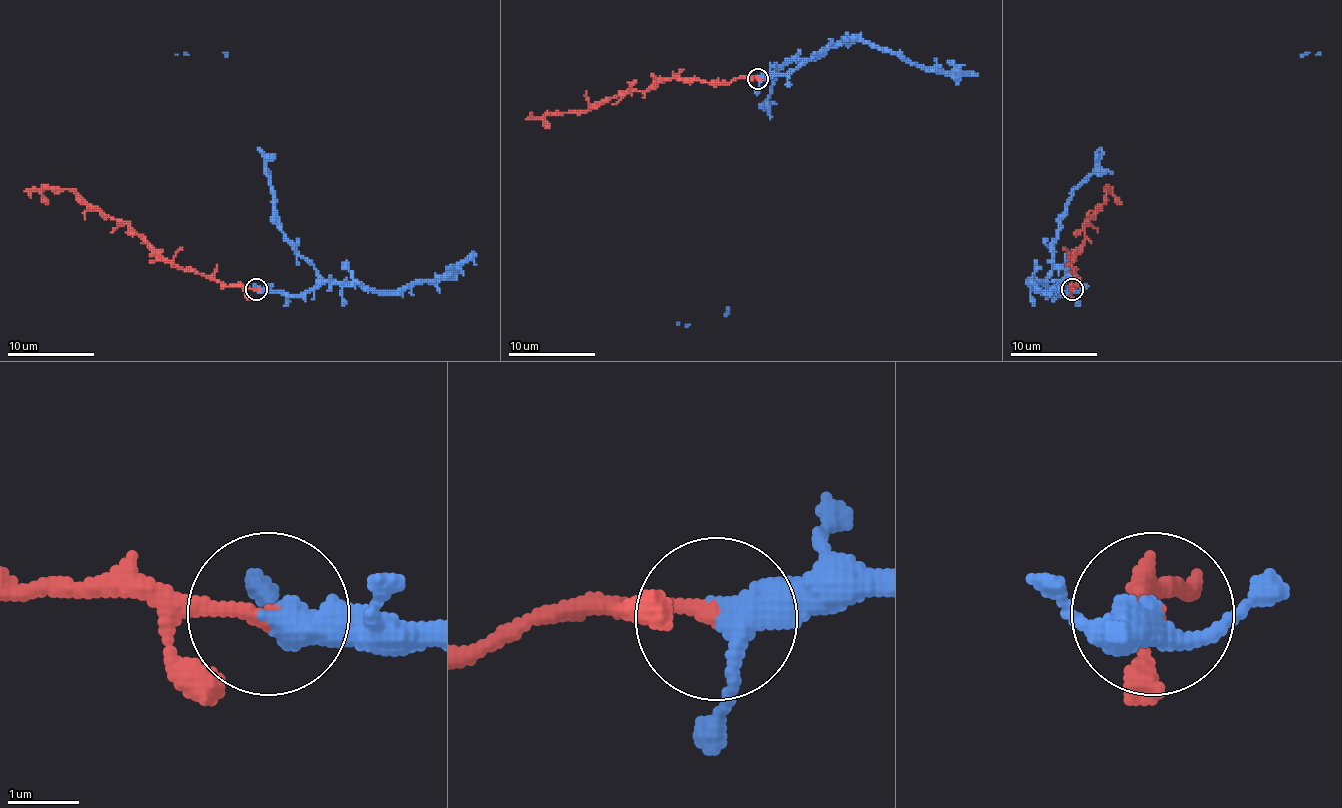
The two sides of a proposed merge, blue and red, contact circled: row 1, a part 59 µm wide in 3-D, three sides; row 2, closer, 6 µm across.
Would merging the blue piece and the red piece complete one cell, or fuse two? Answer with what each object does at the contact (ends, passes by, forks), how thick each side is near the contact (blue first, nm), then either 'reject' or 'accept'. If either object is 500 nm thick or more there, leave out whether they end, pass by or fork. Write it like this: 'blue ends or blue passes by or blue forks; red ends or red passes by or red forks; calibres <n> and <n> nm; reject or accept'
blue passes by; red ends; calibres 360 and 260 nm; accept

